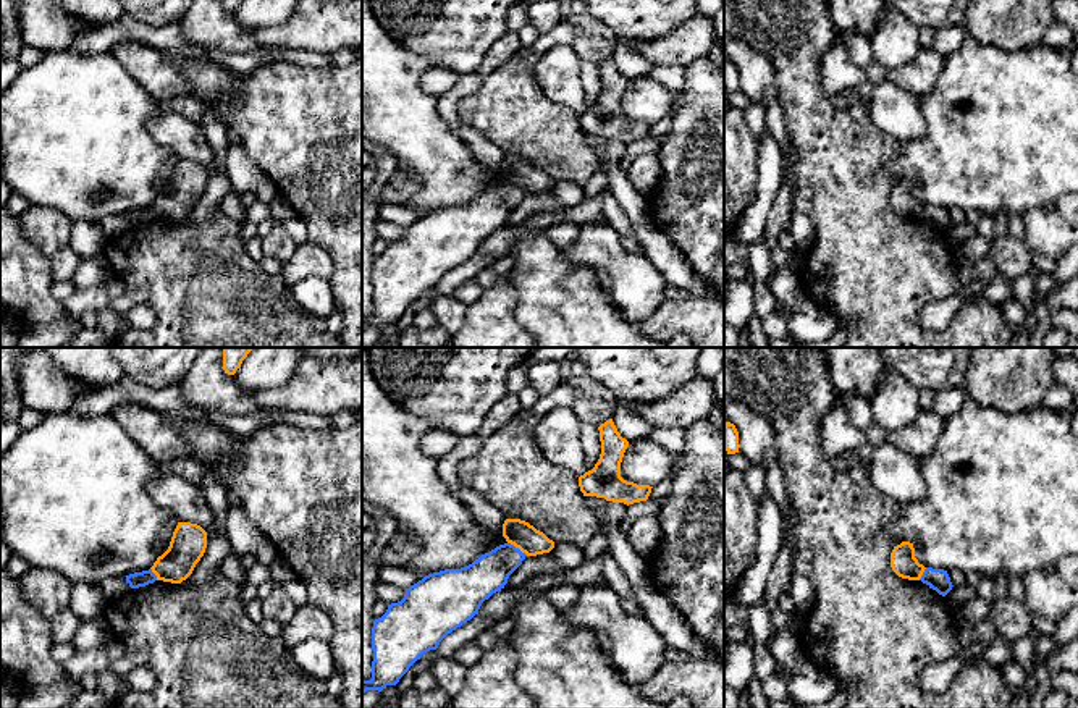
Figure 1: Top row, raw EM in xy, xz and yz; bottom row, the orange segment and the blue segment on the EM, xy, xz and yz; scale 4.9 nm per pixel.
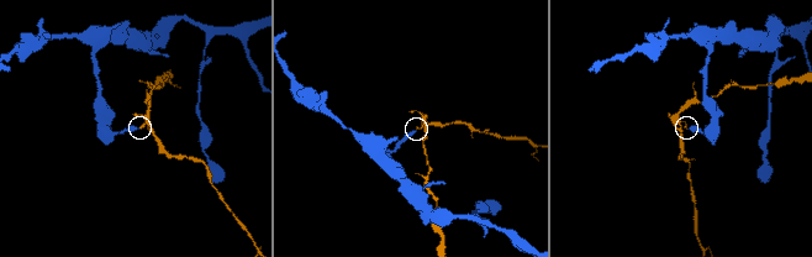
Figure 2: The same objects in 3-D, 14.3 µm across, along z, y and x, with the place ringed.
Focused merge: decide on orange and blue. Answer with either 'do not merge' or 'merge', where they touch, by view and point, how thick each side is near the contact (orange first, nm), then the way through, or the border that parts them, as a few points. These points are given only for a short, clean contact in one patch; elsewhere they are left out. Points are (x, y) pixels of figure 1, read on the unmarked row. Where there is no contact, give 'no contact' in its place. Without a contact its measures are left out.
do not merge; contact xz (517, 185); calibres 140 and 190 nm; border xz (508, 180), (527, 193)

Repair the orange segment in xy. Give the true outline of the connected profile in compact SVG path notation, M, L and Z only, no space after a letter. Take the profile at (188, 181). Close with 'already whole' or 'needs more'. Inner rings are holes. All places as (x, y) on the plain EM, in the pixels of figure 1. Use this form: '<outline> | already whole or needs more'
M178 160L168 188L157 196L152 210L157 218L181 221L186 218L207 186L207 170L191 160Z | already whole

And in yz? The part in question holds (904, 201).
M902 179L900 183L894 184L891 191L891 205L899 215L908 218L920 218L926 207L915 196L915 186L910 179Z | already whole

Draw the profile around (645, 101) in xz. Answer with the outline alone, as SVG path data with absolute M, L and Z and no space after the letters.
M643 76L630 79L622 100L621 115L637 123L655 124L672 110L674 94L661 82Z

